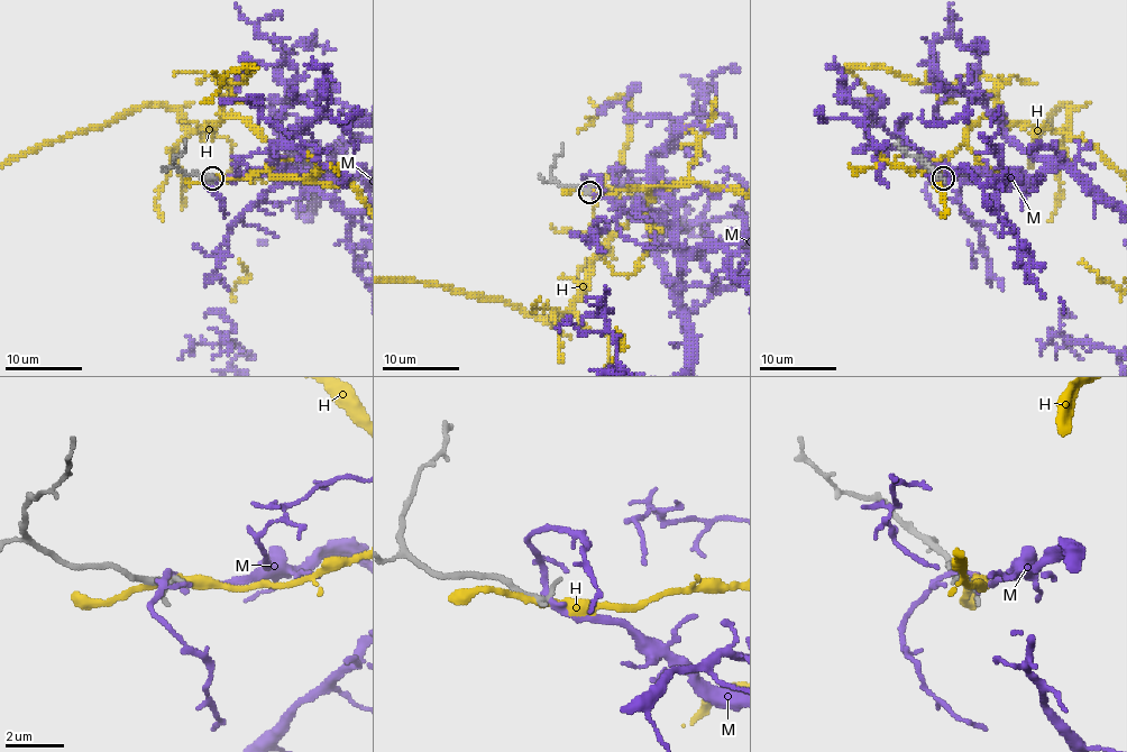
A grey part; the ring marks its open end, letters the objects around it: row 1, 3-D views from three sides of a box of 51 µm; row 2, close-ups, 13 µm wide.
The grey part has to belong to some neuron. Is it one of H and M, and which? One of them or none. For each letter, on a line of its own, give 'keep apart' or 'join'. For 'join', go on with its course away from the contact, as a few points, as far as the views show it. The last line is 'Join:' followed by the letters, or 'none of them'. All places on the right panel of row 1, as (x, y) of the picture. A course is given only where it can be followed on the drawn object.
H: keep apart
M: join
Join: M

